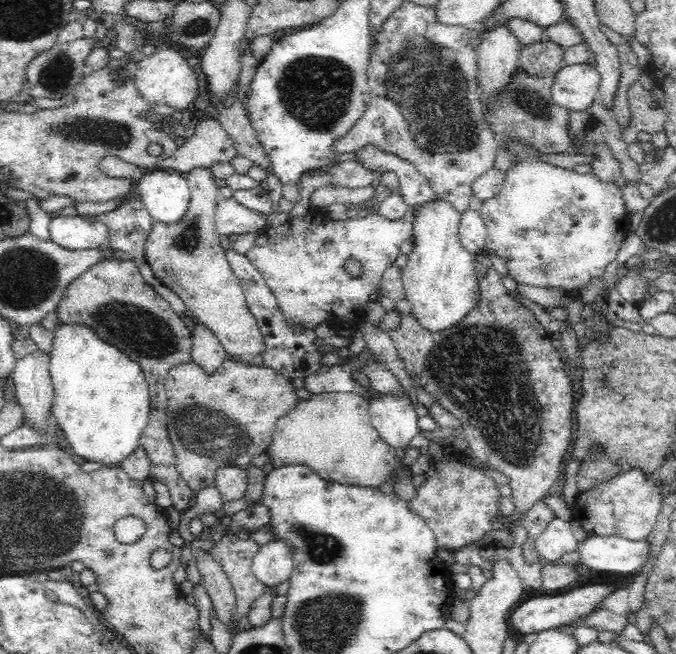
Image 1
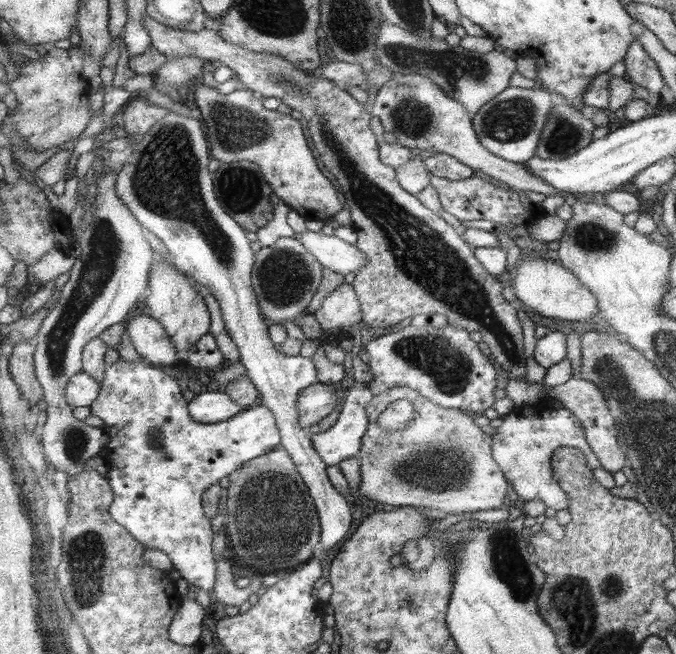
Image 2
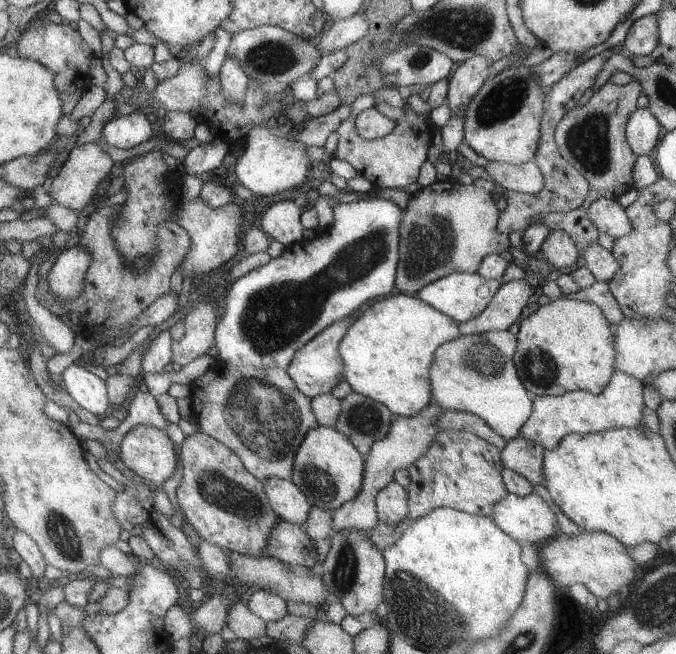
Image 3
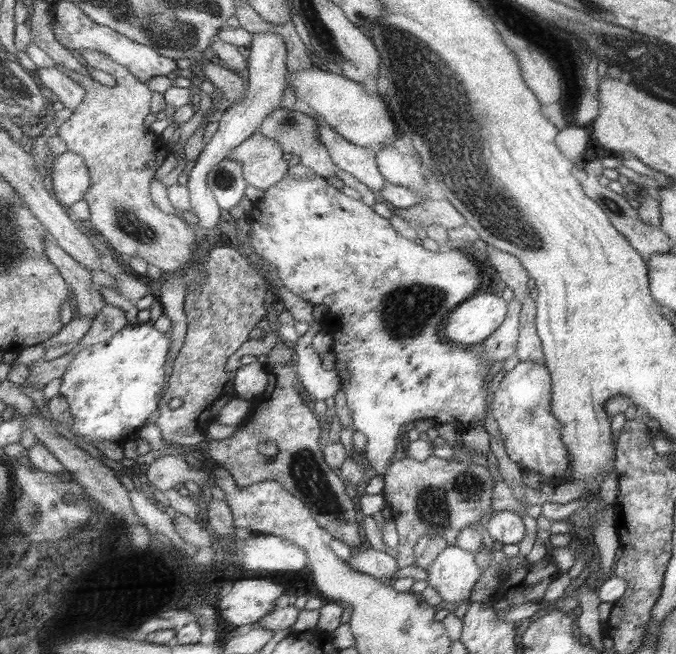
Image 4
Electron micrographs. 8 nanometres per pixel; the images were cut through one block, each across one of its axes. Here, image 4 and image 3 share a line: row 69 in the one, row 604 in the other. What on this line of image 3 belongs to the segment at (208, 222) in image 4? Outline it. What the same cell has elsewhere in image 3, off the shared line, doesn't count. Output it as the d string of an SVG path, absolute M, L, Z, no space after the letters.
M263 588L251 590L247 604L249 604L251 612L255 612L265 622L283 620L287 616L287 606L289 606L289 602L283 596L271 592L271 590L263 590Z

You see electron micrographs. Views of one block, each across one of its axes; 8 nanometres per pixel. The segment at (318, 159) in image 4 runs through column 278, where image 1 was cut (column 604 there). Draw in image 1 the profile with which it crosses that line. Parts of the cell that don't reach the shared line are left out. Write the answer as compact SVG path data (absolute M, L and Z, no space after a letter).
M594 100L586 110L568 112L568 116L570 116L572 134L576 136L576 140L610 144L610 148L622 168L624 180L628 184L642 180L640 166L634 160L630 160L630 156L628 156L628 144L618 138L618 126L616 126L614 114L606 112L602 108L600 100Z

